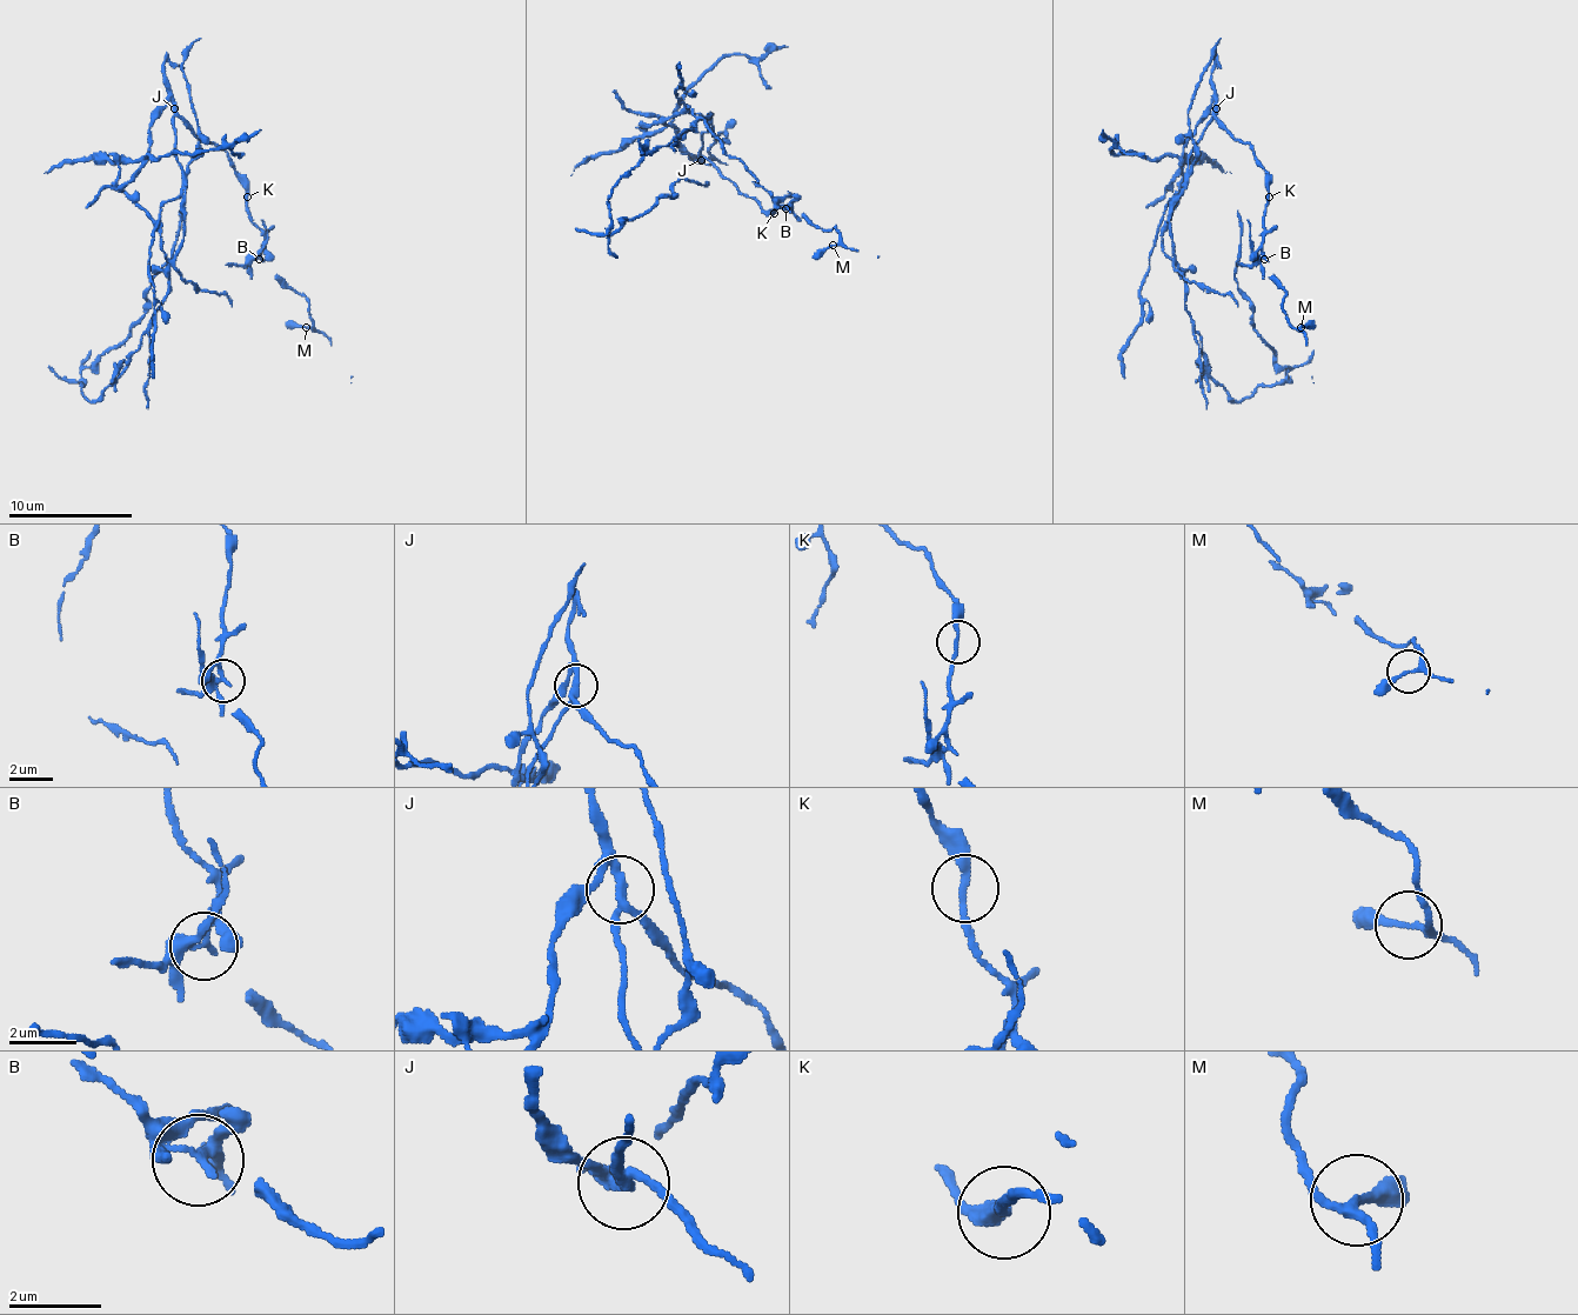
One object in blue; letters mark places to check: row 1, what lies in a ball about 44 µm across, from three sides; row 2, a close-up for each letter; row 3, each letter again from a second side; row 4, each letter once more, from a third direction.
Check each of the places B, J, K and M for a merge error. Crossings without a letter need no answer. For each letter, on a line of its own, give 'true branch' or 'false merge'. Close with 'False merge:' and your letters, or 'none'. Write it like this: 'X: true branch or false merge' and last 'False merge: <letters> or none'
B: false merge
J: false merge
K: true branch
M: true branch
False merge: B, J

